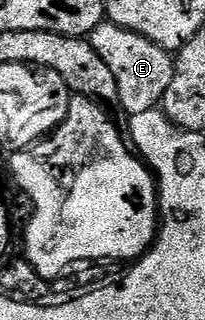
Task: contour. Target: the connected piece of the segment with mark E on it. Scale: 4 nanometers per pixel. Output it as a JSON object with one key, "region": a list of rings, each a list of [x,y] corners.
{"region":[[[108,21],[100,23],[87,37],[88,43],[99,53],[99,57],[111,69],[117,82],[121,104],[126,116],[154,110],[164,100],[173,76],[174,56],[155,45],[147,37]]]}

